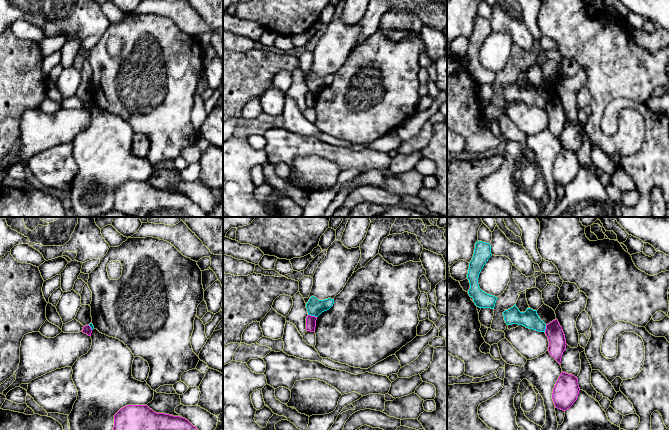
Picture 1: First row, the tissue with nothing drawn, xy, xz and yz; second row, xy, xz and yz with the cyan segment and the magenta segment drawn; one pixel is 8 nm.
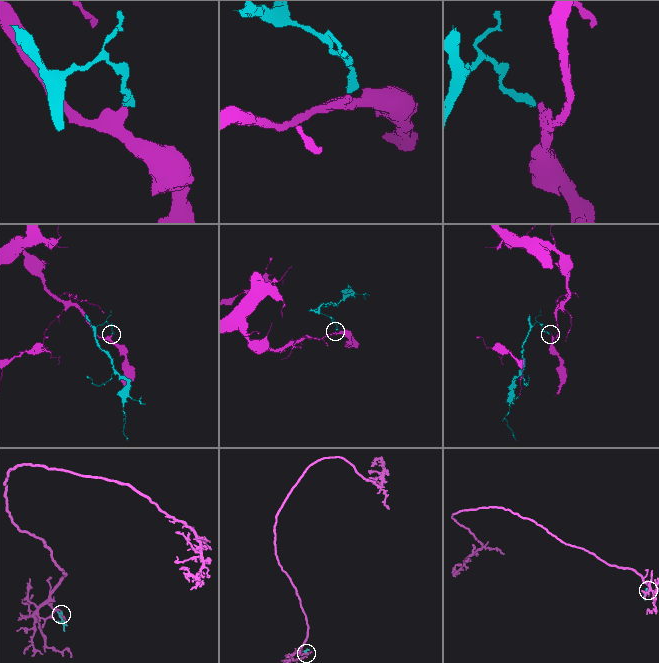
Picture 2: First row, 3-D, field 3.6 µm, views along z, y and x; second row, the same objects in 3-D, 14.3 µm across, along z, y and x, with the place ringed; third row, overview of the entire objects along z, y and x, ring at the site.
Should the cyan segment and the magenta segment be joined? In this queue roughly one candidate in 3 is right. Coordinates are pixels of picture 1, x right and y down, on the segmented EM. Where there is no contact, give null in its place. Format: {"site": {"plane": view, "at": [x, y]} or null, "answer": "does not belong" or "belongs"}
{"site": {"plane": "xz", "at": [312, 315]}, "answer": "does not belong"}

